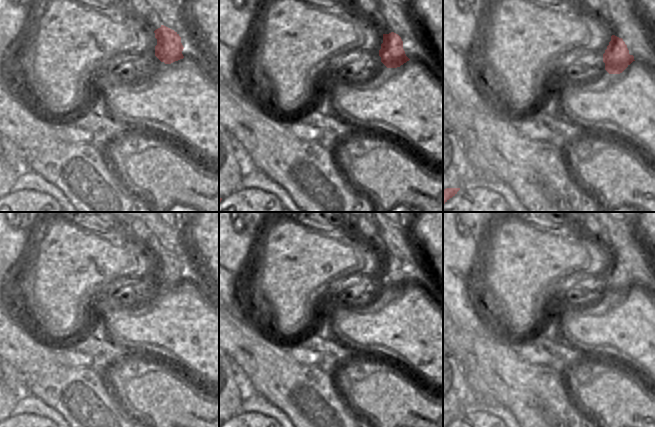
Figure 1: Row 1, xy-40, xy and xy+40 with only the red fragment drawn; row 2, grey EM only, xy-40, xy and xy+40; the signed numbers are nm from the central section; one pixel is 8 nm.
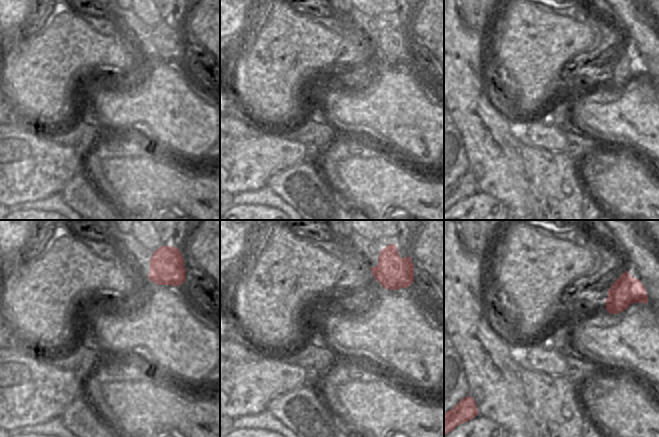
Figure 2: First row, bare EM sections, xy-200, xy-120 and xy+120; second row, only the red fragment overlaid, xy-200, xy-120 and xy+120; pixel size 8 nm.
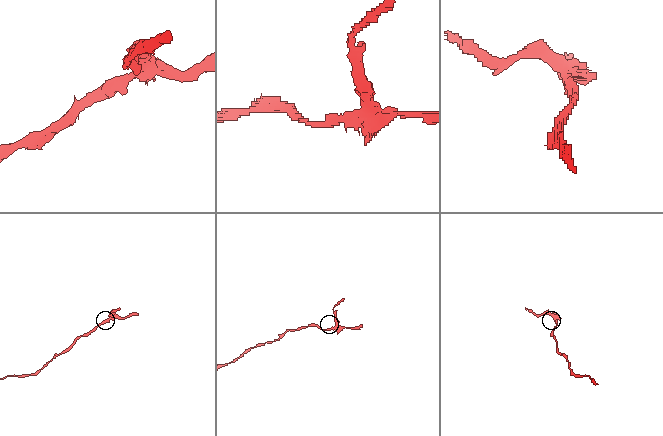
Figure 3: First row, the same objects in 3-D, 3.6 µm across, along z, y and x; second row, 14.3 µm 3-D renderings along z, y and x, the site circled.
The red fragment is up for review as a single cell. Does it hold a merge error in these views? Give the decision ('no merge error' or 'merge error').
merge error

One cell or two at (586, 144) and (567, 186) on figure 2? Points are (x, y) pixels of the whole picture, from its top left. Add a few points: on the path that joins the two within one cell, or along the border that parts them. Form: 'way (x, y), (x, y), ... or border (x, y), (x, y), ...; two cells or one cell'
border (564, 151), (571, 157), (582, 156), (586, 160); two cells

